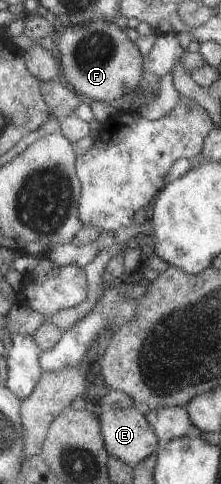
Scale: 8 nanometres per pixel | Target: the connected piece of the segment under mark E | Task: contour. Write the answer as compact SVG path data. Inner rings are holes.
M133 406L101 409L97 420L109 456L134 466L155 453L157 438L139 409Z

